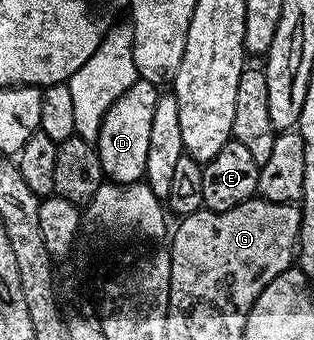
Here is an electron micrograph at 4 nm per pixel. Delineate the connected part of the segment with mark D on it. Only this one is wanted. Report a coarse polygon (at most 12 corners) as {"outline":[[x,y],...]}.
{"outline":[[137,77],[95,144],[106,180],[144,176],[158,84]]}

